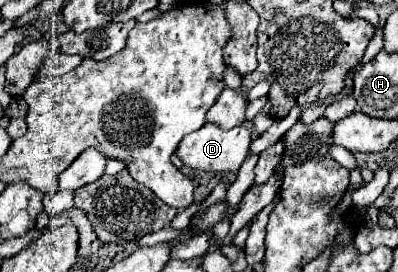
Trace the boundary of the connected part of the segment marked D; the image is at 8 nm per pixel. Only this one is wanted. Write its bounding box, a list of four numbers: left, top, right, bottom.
[176,123,250,173]

